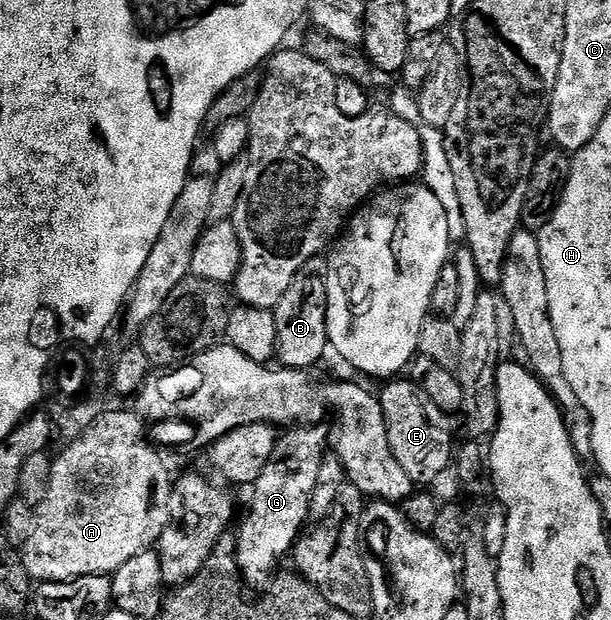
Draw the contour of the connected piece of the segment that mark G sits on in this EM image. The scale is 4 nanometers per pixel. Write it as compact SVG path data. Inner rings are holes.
M327 423L292 426L285 432L288 433L285 436L283 433L277 439L266 470L262 470L262 474L258 474L258 478L250 485L252 501L248 504L244 525L240 532L235 533L236 561L249 589L259 584L267 585L277 571L276 563L295 548L302 529L309 523L310 498L318 482L318 469L330 448L330 428Z

